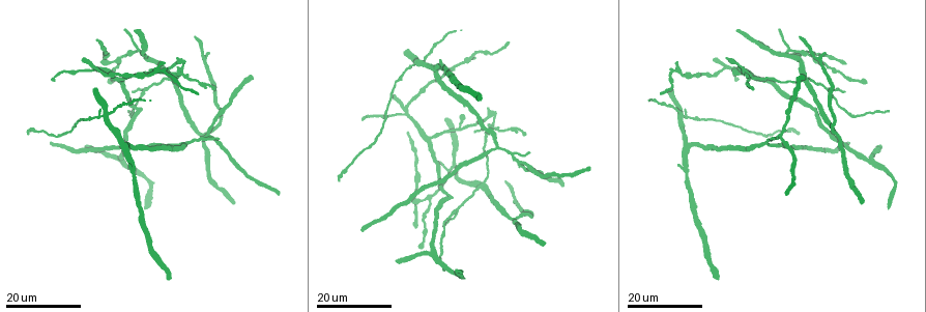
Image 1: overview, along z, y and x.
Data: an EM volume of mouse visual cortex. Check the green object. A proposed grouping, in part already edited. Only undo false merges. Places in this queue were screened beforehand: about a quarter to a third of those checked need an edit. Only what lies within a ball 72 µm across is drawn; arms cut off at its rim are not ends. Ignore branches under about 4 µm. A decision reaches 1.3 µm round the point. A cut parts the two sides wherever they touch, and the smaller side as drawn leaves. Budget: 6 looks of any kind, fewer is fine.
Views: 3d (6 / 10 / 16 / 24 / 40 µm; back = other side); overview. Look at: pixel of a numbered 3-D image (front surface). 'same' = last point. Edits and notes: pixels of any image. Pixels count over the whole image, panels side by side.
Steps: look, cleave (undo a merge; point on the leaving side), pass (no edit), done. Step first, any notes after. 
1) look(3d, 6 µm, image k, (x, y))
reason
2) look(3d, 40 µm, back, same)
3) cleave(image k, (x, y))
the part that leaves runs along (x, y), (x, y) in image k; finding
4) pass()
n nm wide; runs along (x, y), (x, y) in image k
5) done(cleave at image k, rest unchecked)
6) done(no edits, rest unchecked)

look(3d, 24 µm, image 1, (201, 138))
three-way junction

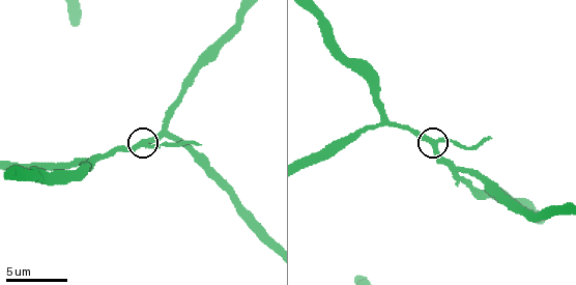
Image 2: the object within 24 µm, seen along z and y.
look(3d, 6 µm, image 2, (436, 144))

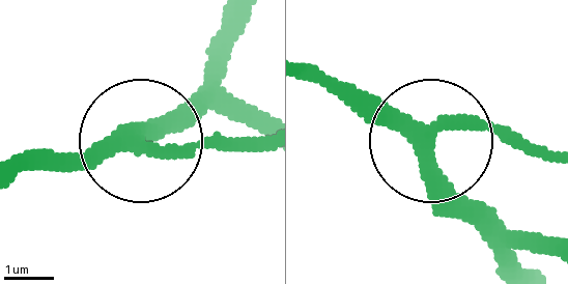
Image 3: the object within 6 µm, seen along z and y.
pass()
side arm 5 µm; runs along (313, 72), (436, 130), (499, 125), (548, 150) in image 3; all the same neuron

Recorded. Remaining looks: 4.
look(3d, 24 µm, image 1, (448, 171))
branch point

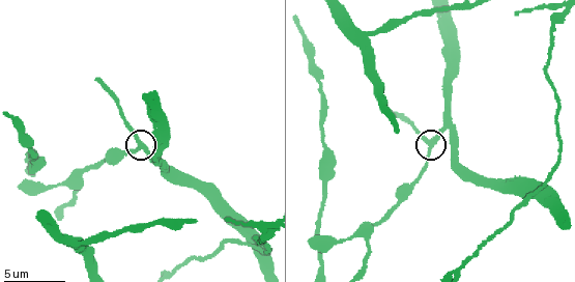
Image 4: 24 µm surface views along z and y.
look(3d, 10 µm, image 4, (139, 145))

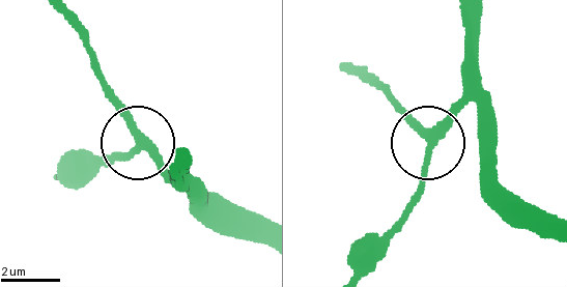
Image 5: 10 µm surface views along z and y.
pass()
runs along (260, 244), (230, 229), (106, 97) in image 5; all the same neuron

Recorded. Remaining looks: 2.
look(3d, 16 µm, image 1, (733, 60))
thick turns thin

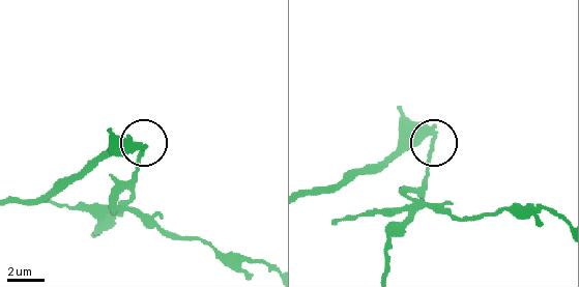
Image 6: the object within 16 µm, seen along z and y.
look(3d, 6 µm, image 6, (142, 153))

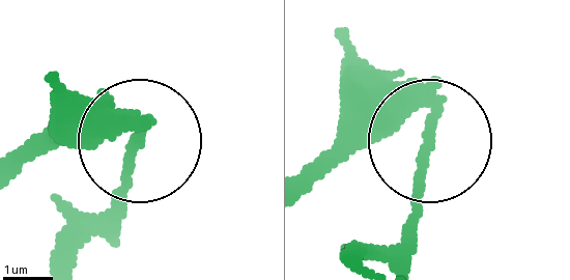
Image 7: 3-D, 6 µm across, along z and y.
cleave(image 7, (132, 160))
the part that leaves runs along (431, 123), (410, 268) in image 7; a second neuron is stuck on

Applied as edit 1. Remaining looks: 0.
done(cleave at image 7, rest unchecked)

